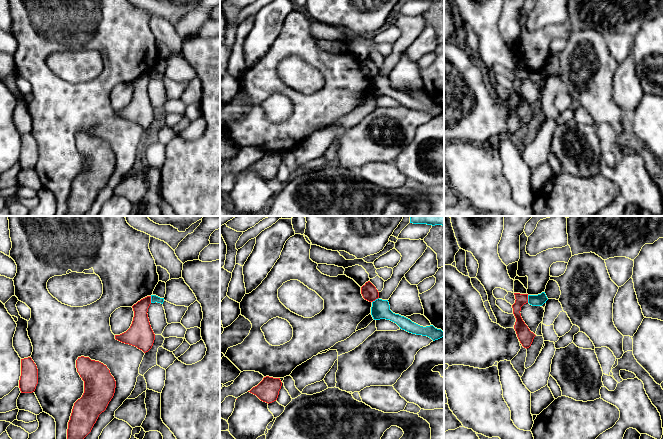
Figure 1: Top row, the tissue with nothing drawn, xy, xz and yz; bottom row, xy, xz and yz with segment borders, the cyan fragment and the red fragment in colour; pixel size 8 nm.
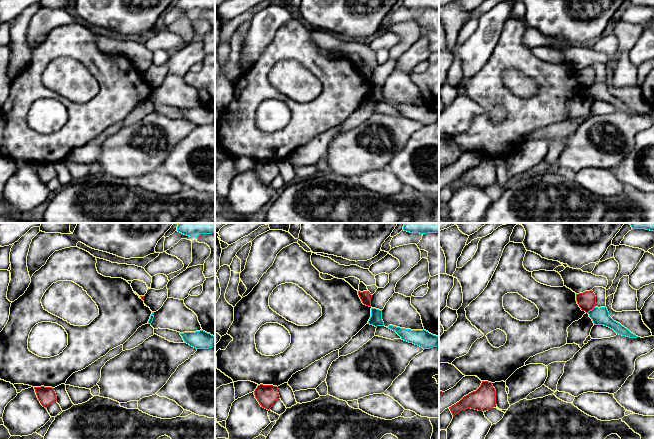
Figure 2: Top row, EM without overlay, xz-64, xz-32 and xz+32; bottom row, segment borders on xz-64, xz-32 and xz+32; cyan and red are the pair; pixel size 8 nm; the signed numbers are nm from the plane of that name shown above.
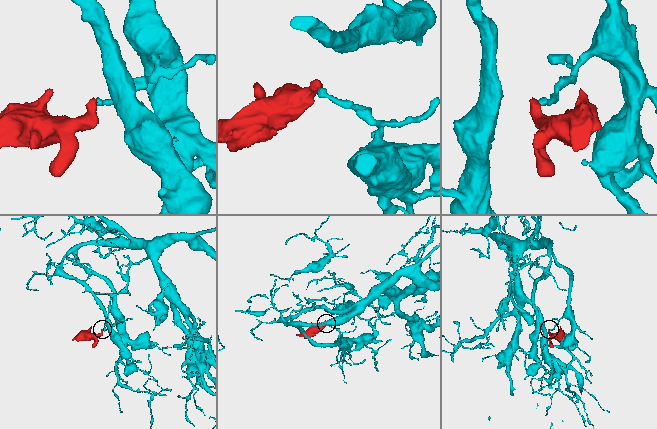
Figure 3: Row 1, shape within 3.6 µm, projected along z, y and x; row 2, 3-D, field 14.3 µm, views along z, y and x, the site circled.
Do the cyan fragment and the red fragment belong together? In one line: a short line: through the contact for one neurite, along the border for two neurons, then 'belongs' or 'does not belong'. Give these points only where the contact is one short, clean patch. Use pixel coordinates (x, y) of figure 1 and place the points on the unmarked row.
line yz (527, 71), (528, 78); does not belong

